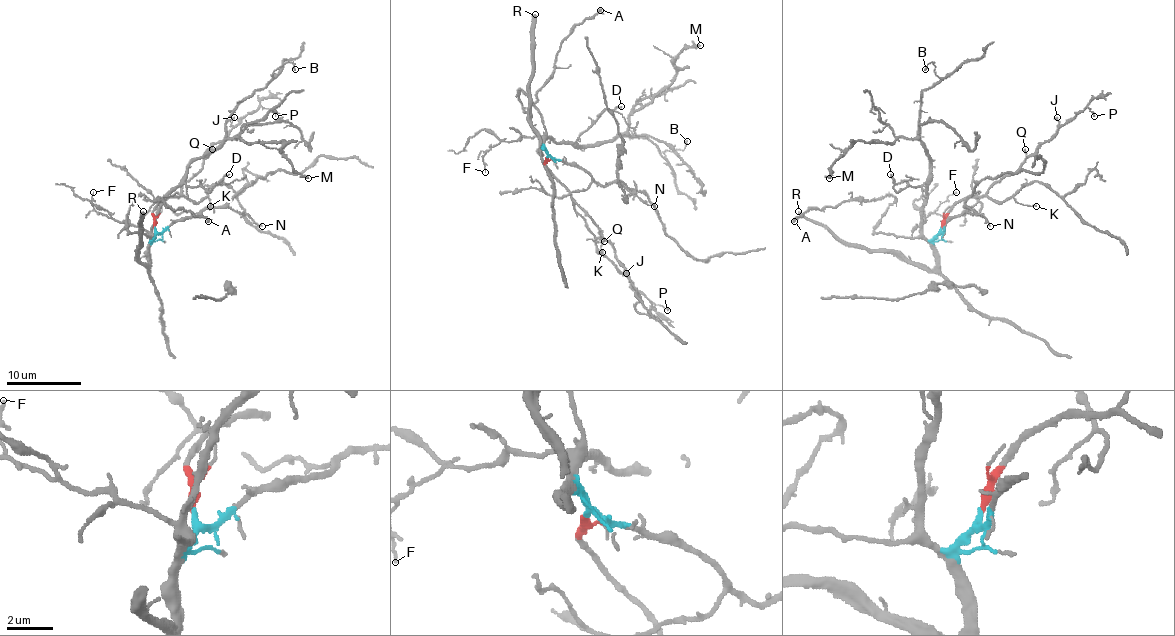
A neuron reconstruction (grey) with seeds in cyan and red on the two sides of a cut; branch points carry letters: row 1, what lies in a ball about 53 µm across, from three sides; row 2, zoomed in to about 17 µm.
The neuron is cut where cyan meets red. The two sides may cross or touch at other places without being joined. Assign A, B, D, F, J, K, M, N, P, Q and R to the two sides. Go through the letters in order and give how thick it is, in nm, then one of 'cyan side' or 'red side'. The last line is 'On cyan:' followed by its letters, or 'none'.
A: 300 nm | cyan side
B: 130 nm | cyan side
D: 140 nm | cyan side
F: 100 nm | cyan side
J: 150 nm | red side
K: 100 nm | red side
M: 170 nm | cyan side
N: 110 nm | cyan side
P: 120 nm | red side
Q: 150 nm | red side
R: 320 nm | cyan side
On cyan: A, B, D, F, M, N, R

